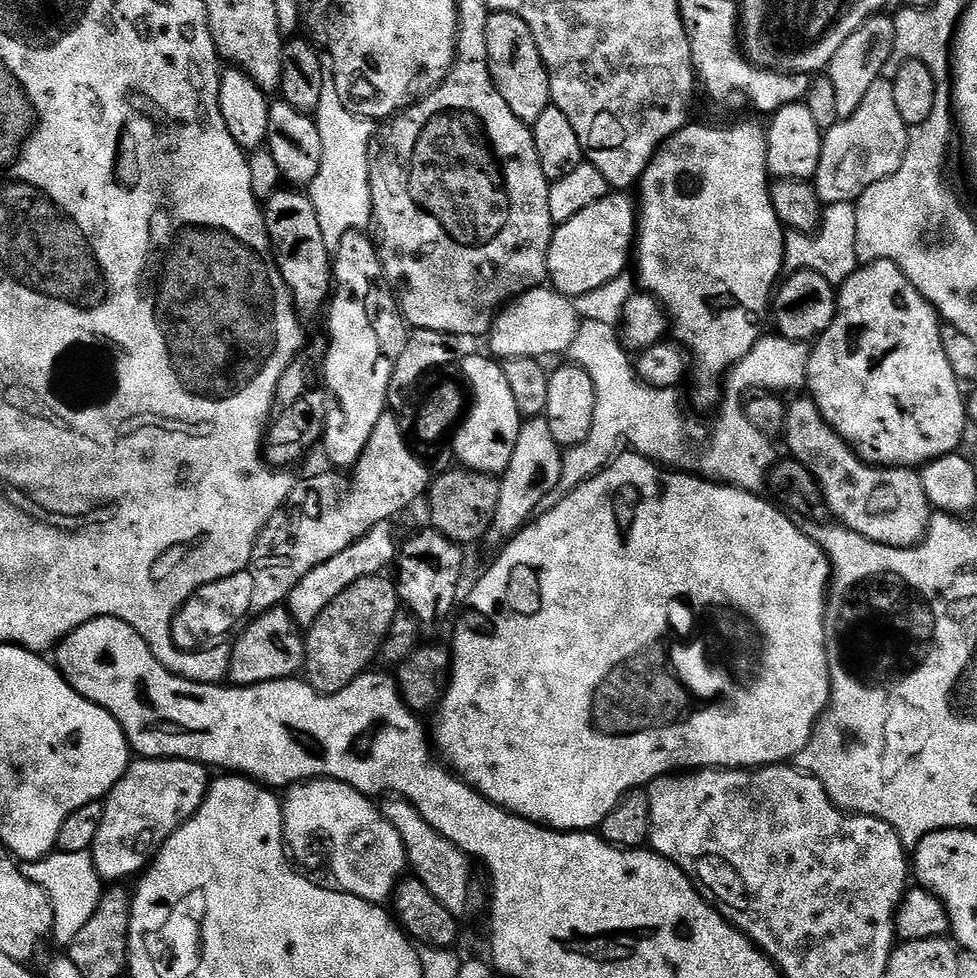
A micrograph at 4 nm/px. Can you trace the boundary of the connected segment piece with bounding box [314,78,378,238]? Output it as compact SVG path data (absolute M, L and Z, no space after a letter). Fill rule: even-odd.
M330 78L322 82L322 102L314 114L314 119L318 126L318 134L322 134L324 147L320 174L322 185L324 184L325 190L328 191L327 227L336 238L345 236L347 232L367 229L372 224L368 177L352 164L358 163L360 156L369 155L370 145L378 131L377 125L373 121L365 120L363 116L354 115L350 110L346 110L346 106L342 106L342 98L338 98L336 83Z

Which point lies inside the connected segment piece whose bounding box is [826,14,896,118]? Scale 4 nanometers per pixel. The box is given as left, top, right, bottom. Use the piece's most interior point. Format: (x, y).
(859, 62)

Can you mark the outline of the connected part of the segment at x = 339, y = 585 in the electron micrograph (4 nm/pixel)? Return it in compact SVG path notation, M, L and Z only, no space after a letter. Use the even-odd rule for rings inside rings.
M391 523L374 526L370 534L358 538L354 546L346 546L342 554L334 554L330 562L322 562L322 566L314 566L314 570L310 570L310 574L306 574L306 578L302 578L302 582L294 586L286 601L286 607L301 630L314 626L314 622L318 622L318 614L322 614L322 610L326 610L326 606L330 606L330 602L334 602L334 598L338 598L338 594L346 590L346 586L354 586L358 578L379 576L388 570L384 568L390 567L391 564L393 567L397 563L398 540L396 544L396 532L392 527Z

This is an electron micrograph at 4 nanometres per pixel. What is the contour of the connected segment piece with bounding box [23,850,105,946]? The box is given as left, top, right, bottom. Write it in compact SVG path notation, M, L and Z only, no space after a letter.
M53 851L43 860L33 860L23 865L26 878L42 890L50 898L54 906L54 926L52 927L51 939L57 940L61 946L67 946L78 938L79 932L84 929L86 922L94 918L98 910L98 902L104 896L105 885L100 879L98 870L94 866L94 858L91 851L87 852L62 852Z

